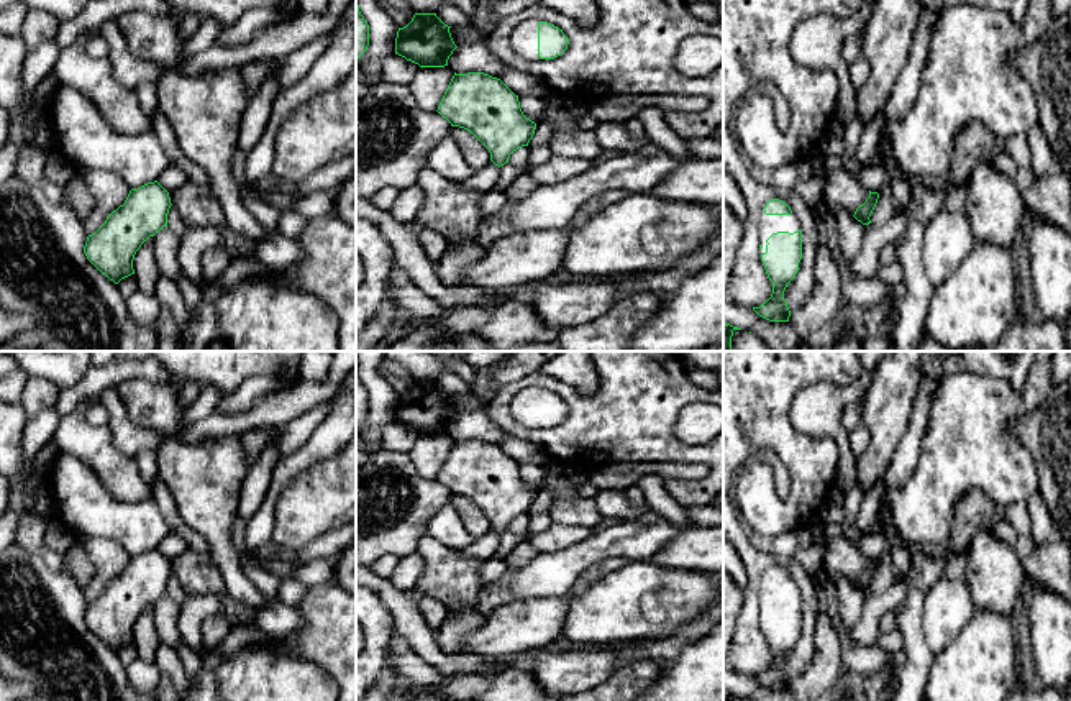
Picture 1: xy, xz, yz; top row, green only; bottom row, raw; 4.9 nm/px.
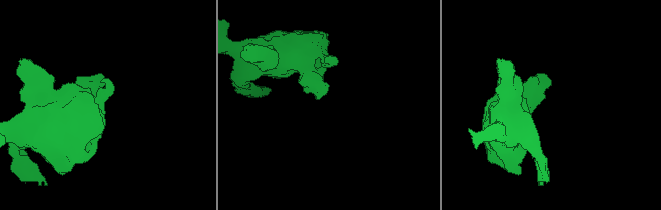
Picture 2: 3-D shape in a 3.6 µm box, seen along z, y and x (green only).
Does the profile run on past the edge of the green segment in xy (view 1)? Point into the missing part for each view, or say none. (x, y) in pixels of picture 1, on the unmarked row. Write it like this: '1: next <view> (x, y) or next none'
1: next none

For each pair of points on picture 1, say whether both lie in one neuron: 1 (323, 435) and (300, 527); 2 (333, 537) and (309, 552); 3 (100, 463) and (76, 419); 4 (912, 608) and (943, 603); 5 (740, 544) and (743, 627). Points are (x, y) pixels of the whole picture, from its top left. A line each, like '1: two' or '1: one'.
1: two
2: one
3: one
4: two
5: one

